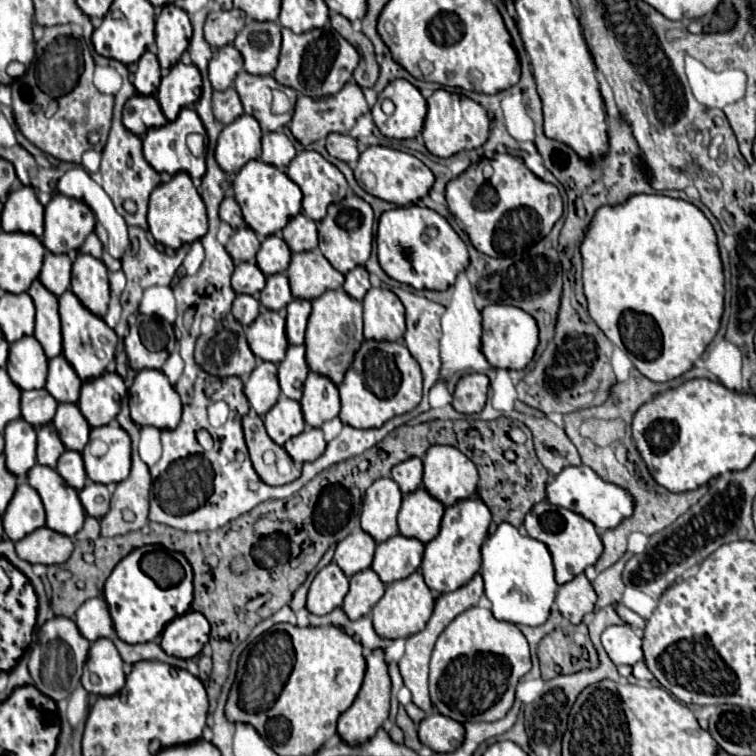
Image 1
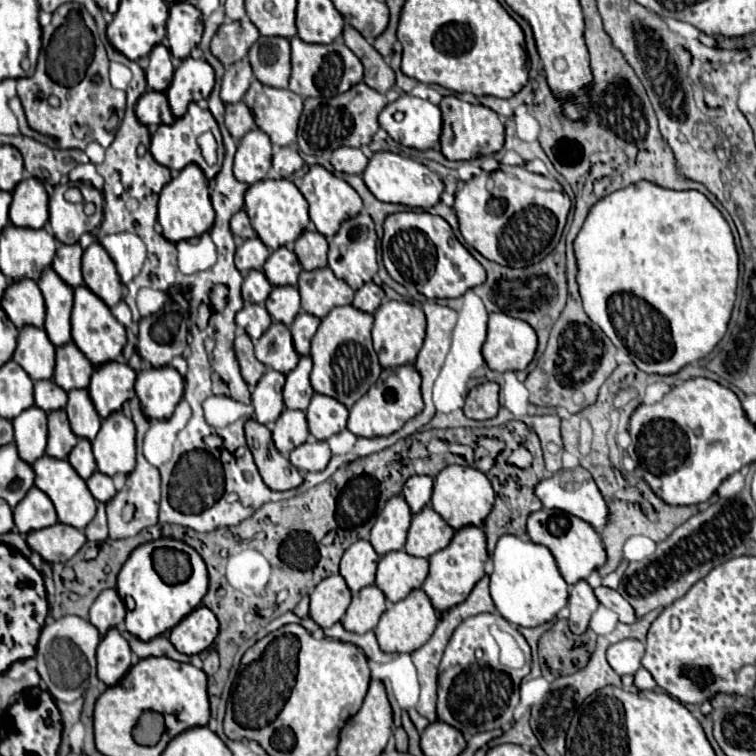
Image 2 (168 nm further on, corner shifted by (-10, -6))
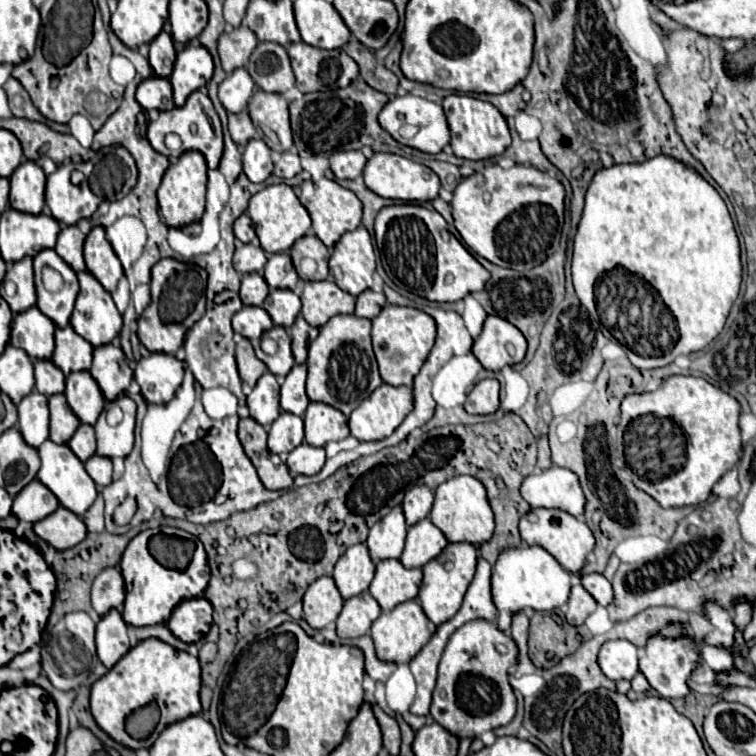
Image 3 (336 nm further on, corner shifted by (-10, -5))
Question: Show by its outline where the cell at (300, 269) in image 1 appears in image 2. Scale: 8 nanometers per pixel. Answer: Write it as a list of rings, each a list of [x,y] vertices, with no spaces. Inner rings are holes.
[[[329,267],[319,271],[301,271],[297,289],[301,293],[301,307],[323,319],[333,307],[351,305],[353,289],[337,279]]]

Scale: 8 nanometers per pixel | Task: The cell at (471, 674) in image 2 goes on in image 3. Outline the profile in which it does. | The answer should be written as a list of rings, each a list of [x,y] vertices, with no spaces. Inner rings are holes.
[[[477,618],[455,630],[439,662],[439,676],[431,704],[431,716],[435,722],[457,738],[475,738],[485,730],[509,724],[517,710],[517,700],[509,684],[509,666],[517,664],[517,656],[515,640],[507,632],[499,630],[491,620]],[[495,642],[505,644],[509,652],[505,656],[499,654],[493,648]]]

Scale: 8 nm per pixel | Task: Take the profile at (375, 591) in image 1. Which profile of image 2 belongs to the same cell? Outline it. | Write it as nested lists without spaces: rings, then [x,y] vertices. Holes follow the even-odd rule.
[[[369,585],[353,595],[351,605],[341,619],[341,625],[347,631],[359,633],[359,635],[373,631],[385,611],[385,607],[387,607],[387,601],[385,601],[383,591],[379,591],[375,585]]]

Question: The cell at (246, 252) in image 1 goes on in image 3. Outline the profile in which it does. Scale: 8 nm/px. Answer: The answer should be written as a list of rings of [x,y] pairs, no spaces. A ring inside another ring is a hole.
[[[249,242],[249,244],[241,244],[235,250],[235,258],[233,258],[233,266],[239,274],[249,274],[249,272],[263,272],[263,266],[267,262],[267,256],[263,252],[263,248],[257,242]]]

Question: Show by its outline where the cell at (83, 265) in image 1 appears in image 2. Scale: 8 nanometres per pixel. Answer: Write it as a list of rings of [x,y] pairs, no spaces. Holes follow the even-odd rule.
[[[93,241],[83,253],[83,279],[85,285],[109,307],[115,307],[123,297],[125,287],[119,279],[115,263],[99,241]]]

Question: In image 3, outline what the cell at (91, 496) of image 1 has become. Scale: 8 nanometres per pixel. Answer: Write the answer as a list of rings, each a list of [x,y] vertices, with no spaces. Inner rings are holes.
[[[93,456],[85,462],[85,470],[87,474],[93,478],[93,482],[97,486],[109,486],[111,484],[111,474],[113,474],[113,466],[109,458],[101,458],[101,456]]]

